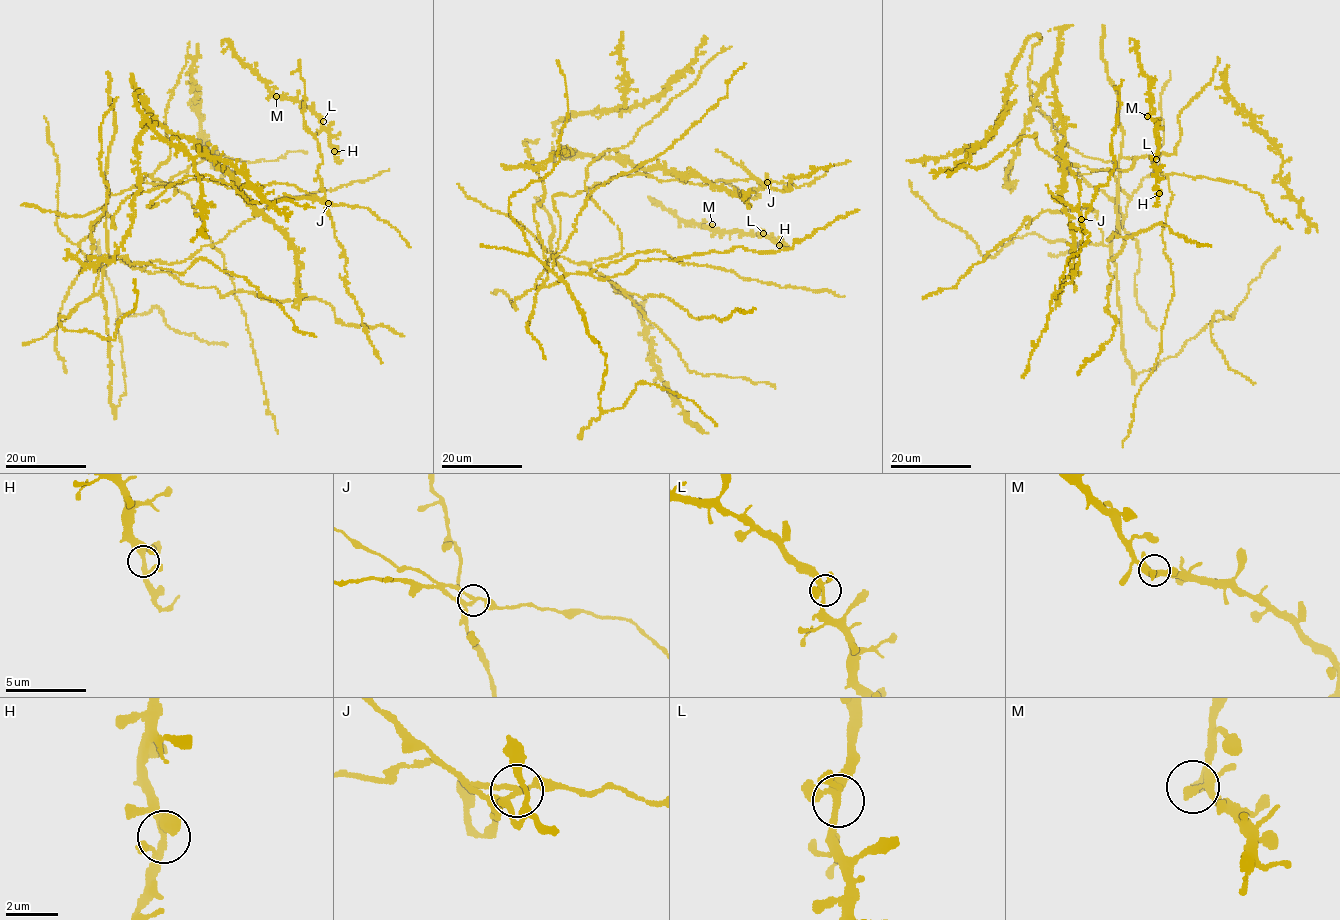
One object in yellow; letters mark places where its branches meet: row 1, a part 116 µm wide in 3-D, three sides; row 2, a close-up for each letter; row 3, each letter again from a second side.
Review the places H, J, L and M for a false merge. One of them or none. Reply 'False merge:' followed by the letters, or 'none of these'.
False merge: J

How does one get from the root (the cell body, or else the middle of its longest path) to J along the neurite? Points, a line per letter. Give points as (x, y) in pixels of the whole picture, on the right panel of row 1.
J: (1121, 224), (1130, 197), (1114, 174), (1068, 172), (1057, 158), (1068, 145), (1061, 144), (1080, 181), (1082, 220)

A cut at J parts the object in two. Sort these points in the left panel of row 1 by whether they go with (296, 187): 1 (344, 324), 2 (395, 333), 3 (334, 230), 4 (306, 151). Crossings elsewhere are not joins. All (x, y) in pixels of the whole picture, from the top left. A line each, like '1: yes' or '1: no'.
1: yes
2: yes
3: no
4: yes

